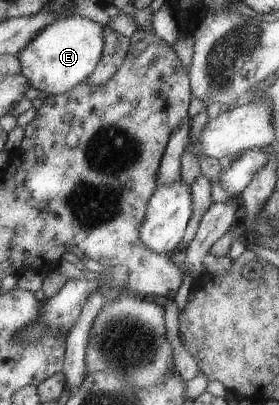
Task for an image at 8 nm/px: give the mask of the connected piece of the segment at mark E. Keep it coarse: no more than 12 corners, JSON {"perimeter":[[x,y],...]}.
{"perimeter":[[48,24],[18,54],[29,87],[59,96],[87,82],[106,28]]}

